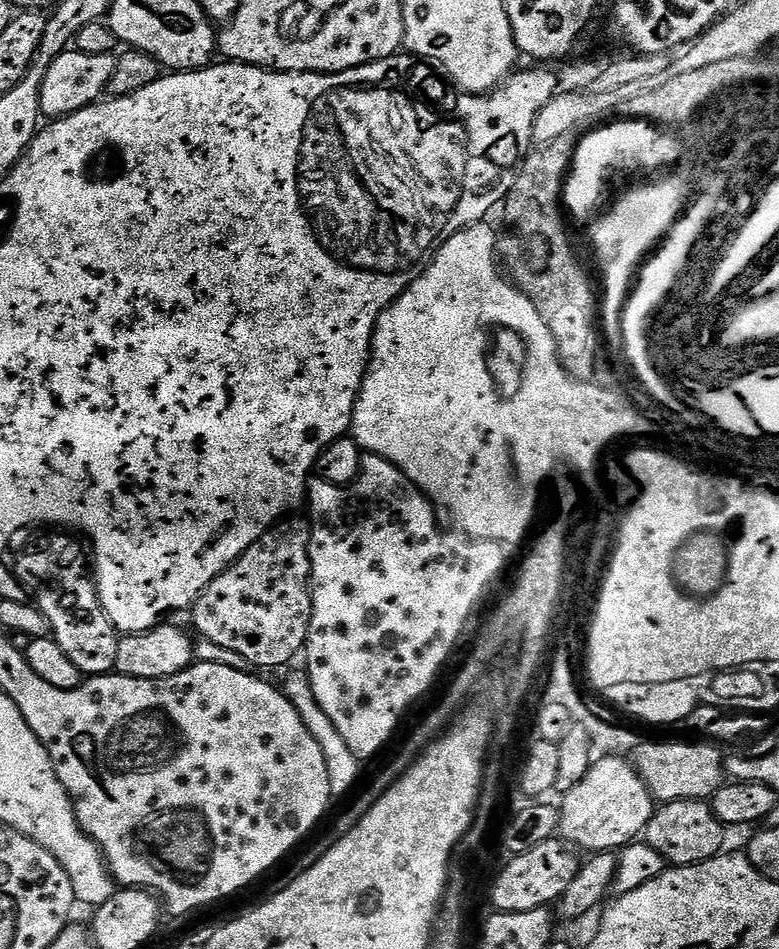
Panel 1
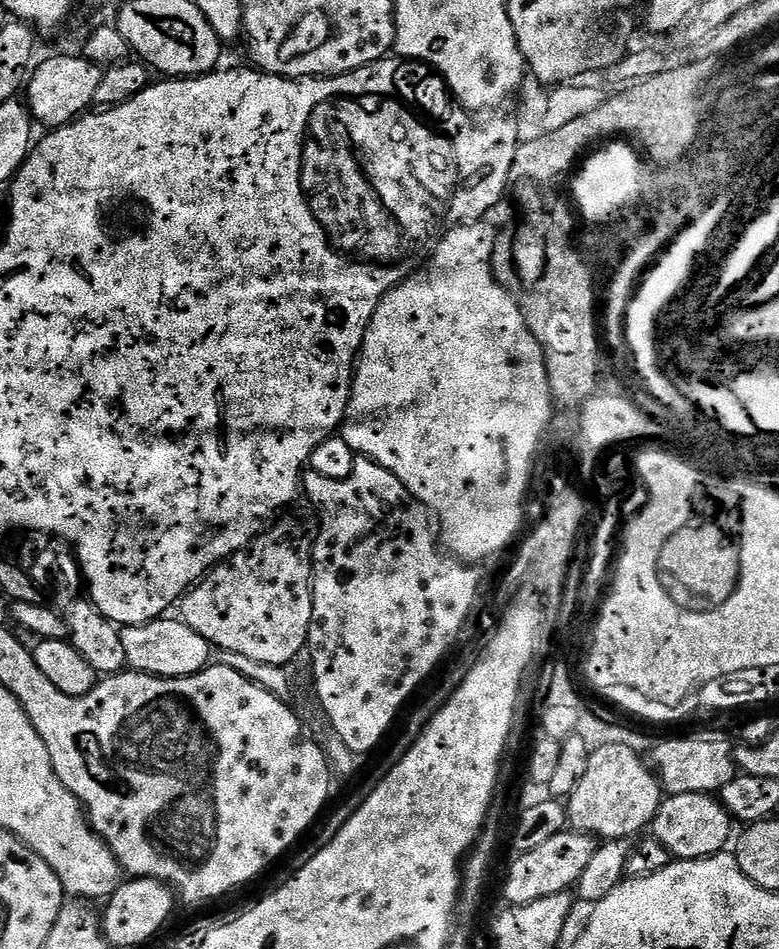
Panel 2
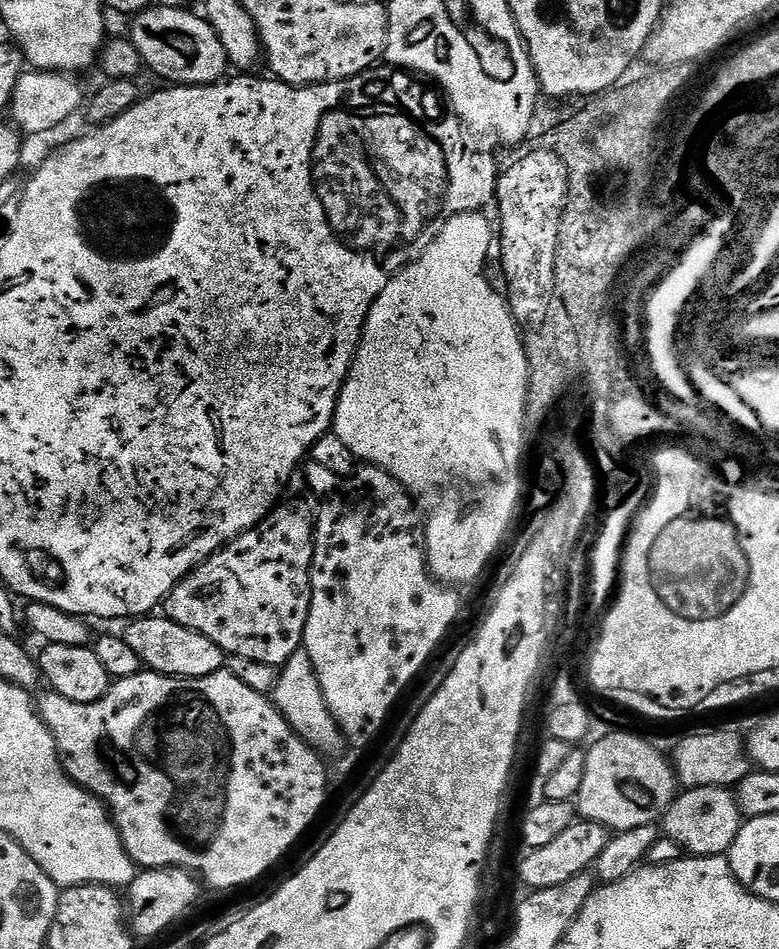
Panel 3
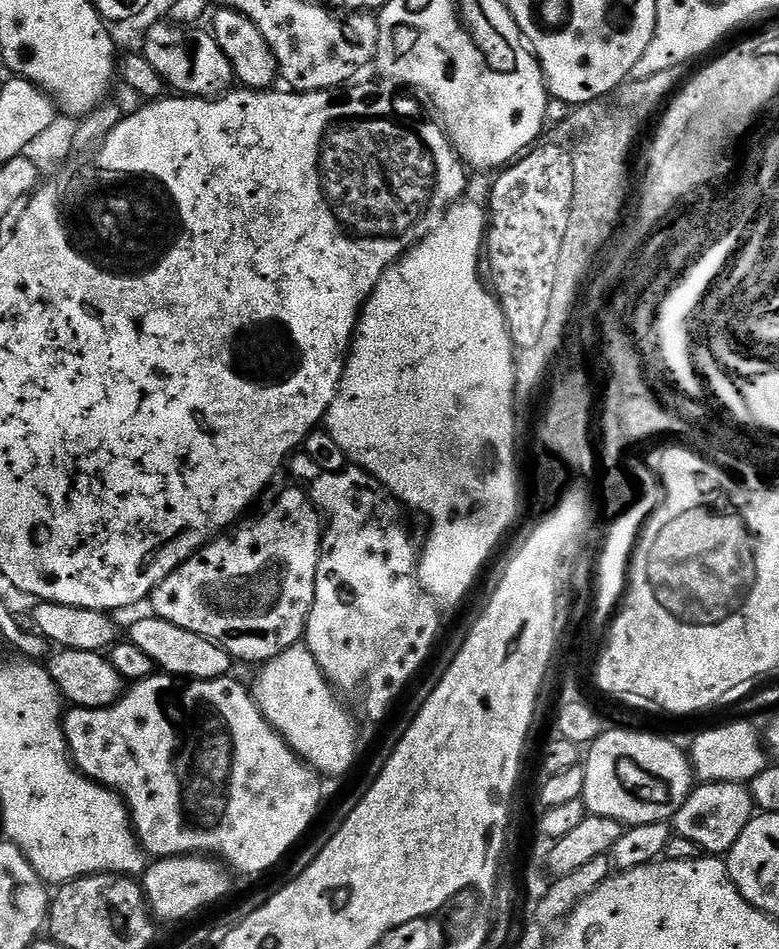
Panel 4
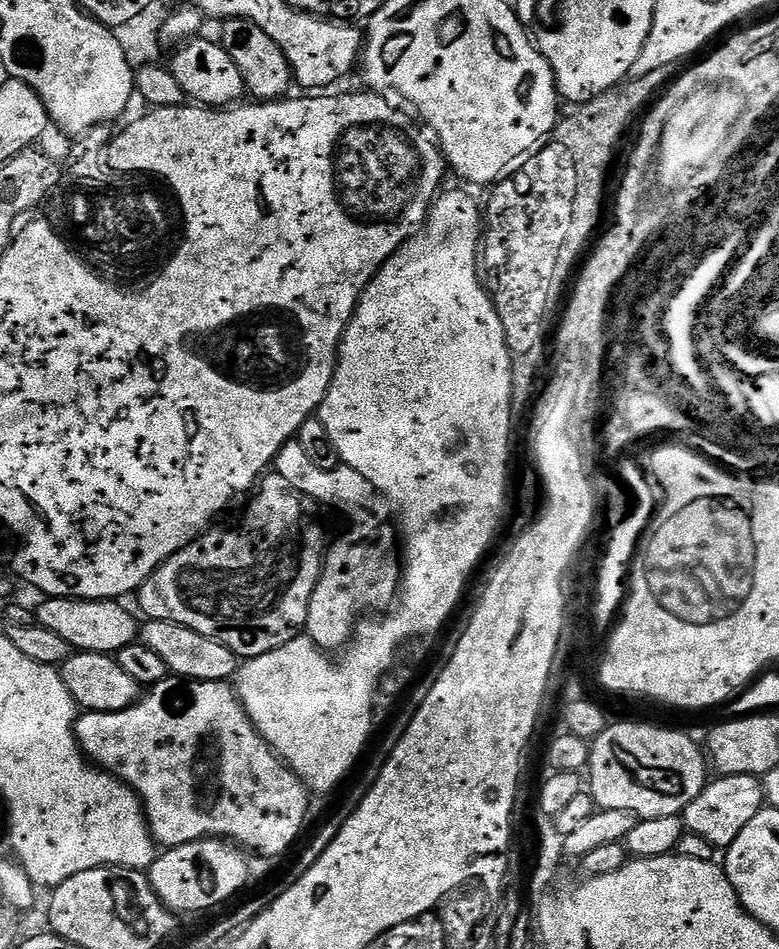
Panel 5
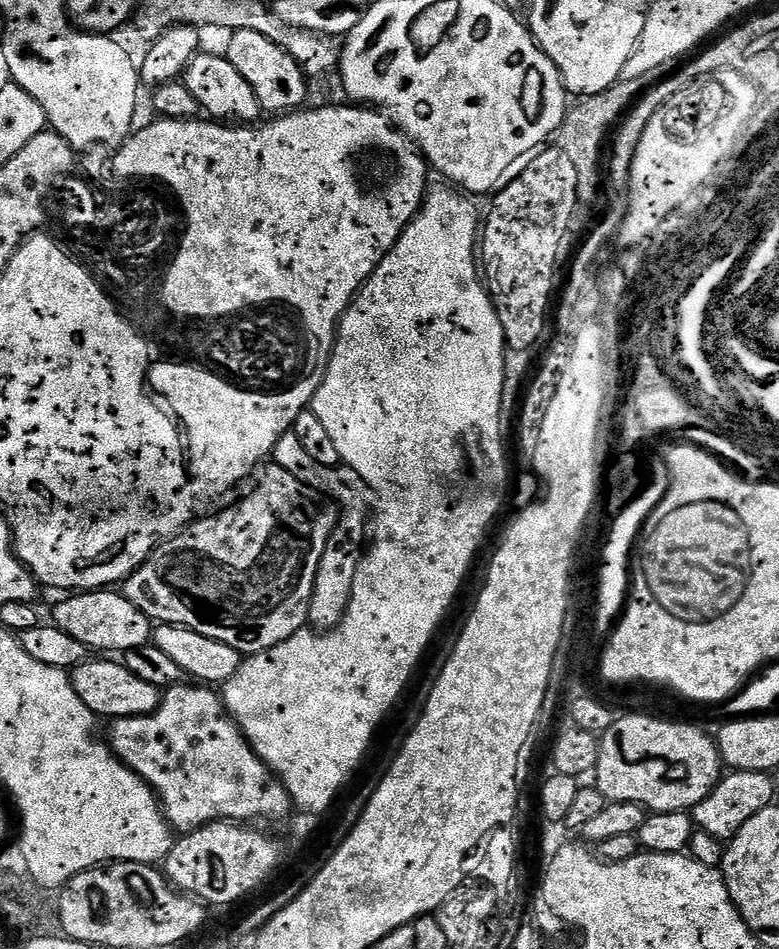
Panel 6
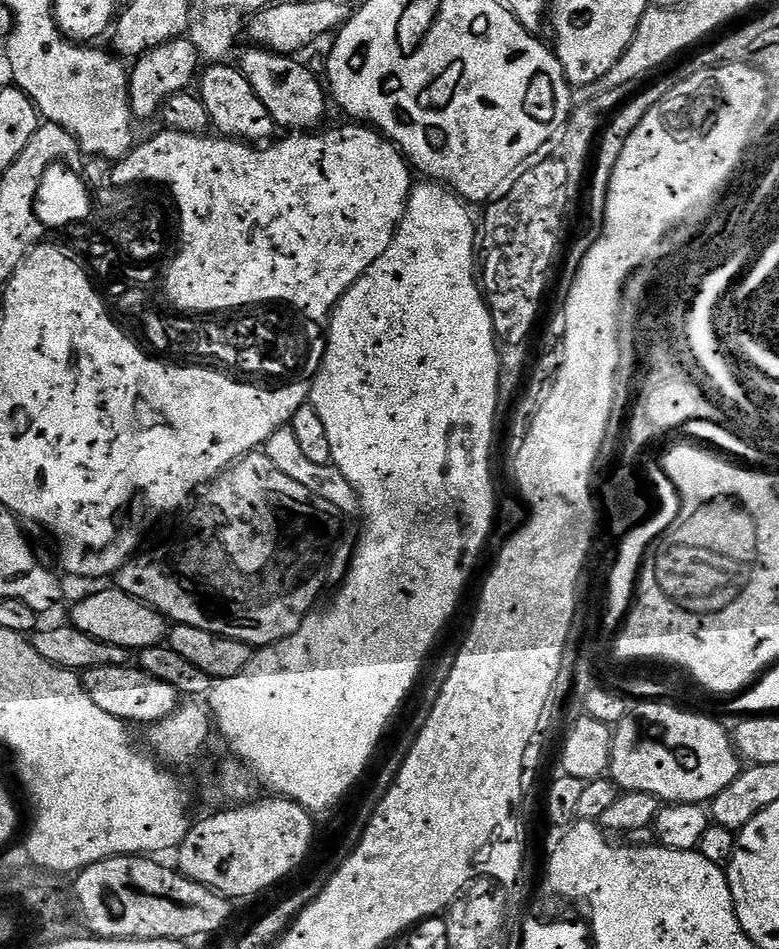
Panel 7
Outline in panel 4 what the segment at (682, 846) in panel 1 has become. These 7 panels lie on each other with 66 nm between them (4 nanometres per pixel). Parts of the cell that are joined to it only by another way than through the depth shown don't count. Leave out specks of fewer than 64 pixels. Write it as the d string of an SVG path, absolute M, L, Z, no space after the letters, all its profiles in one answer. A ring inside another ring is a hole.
M700 782L693 787L691 794L686 798L686 802L682 802L682 806L676 811L674 832L675 835L688 838L690 842L694 842L694 846L698 846L701 853L720 858L731 850L734 842L738 842L738 838L742 838L742 830L746 830L746 826L752 820L753 815L752 794L745 785L731 784L730 782L714 782L713 784Z

